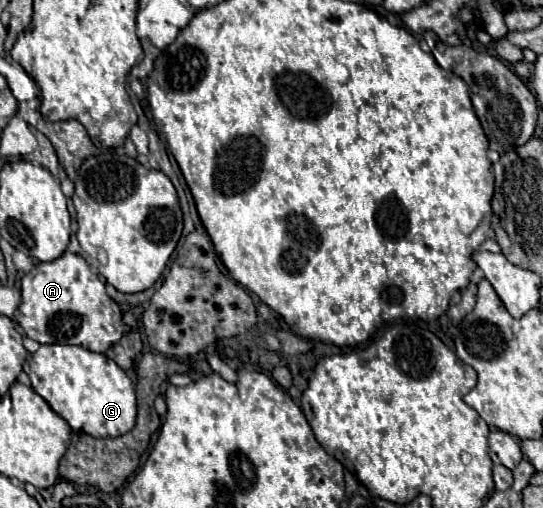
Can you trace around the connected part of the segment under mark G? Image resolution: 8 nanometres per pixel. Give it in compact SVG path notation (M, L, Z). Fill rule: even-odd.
M41 345L29 361L29 379L33 389L51 405L51 409L61 415L73 431L85 431L93 437L119 437L133 429L137 417L135 403L135 387L127 373L109 357L101 353L93 353L85 347L77 345Z

